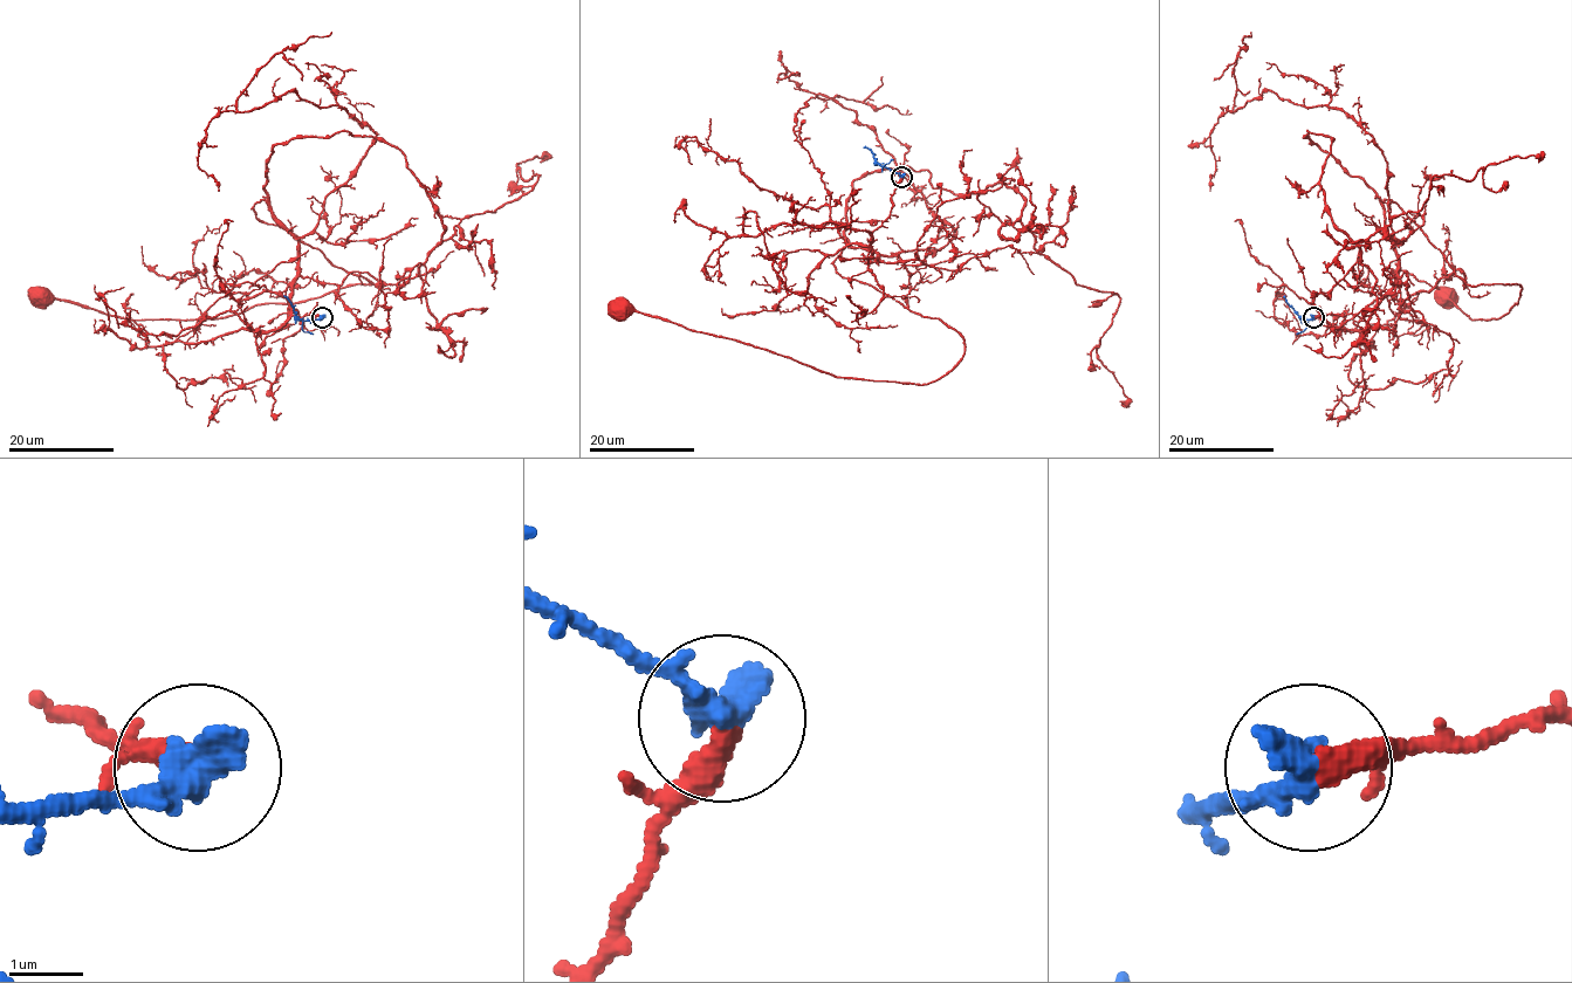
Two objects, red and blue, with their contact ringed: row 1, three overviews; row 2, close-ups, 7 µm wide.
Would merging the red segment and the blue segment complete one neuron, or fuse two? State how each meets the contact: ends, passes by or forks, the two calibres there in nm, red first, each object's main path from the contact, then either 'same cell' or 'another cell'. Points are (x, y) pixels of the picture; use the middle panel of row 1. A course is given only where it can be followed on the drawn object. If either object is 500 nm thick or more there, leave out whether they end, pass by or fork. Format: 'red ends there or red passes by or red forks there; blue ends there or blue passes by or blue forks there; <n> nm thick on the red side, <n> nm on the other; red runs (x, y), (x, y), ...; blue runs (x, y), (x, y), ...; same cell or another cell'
400 nm thick on the red side, 500 nm on the other; red runs (903, 177), (878, 260), (852, 246), (833, 265), (959, 332), (963, 356), (939, 378), (837, 378), (625, 314); blue runs (903, 177), (881, 166), (869, 150), (864, 148); same cell

